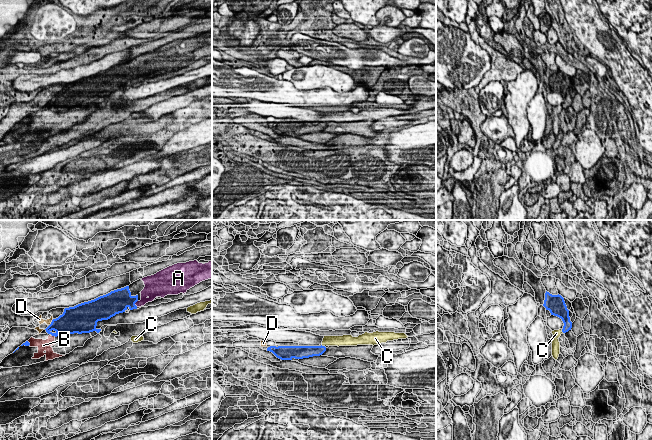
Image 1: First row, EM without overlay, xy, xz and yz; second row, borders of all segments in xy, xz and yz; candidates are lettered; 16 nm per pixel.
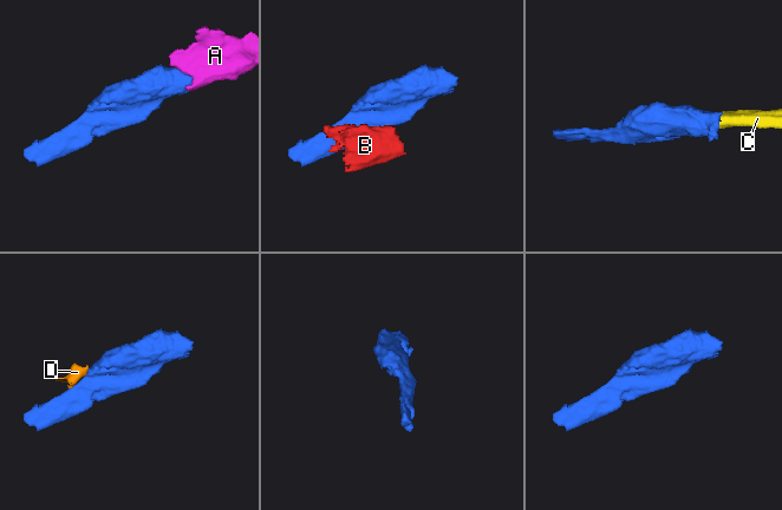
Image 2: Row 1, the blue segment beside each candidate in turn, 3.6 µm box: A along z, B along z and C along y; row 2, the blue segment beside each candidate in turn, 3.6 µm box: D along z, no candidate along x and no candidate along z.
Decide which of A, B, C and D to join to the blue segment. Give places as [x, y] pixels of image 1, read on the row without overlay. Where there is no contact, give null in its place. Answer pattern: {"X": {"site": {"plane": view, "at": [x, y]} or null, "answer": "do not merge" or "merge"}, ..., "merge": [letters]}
{"A": {"site": {"plane": "xy", "at": [135, 78]}, "answer": "merge"}, "B": {"site": {"plane": "xy", "at": [54, 111]}, "answer": "do not merge"}, "C": {"site": {"plane": "xz", "at": [323, 122]}, "answer": "do not merge"}, "D": {"site": {"plane": "xy", "at": [51, 98]}, "answer": "do not merge"}, "merge": ["A"]}

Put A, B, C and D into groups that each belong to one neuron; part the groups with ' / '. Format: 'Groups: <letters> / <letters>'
Groups: A / B C / D

